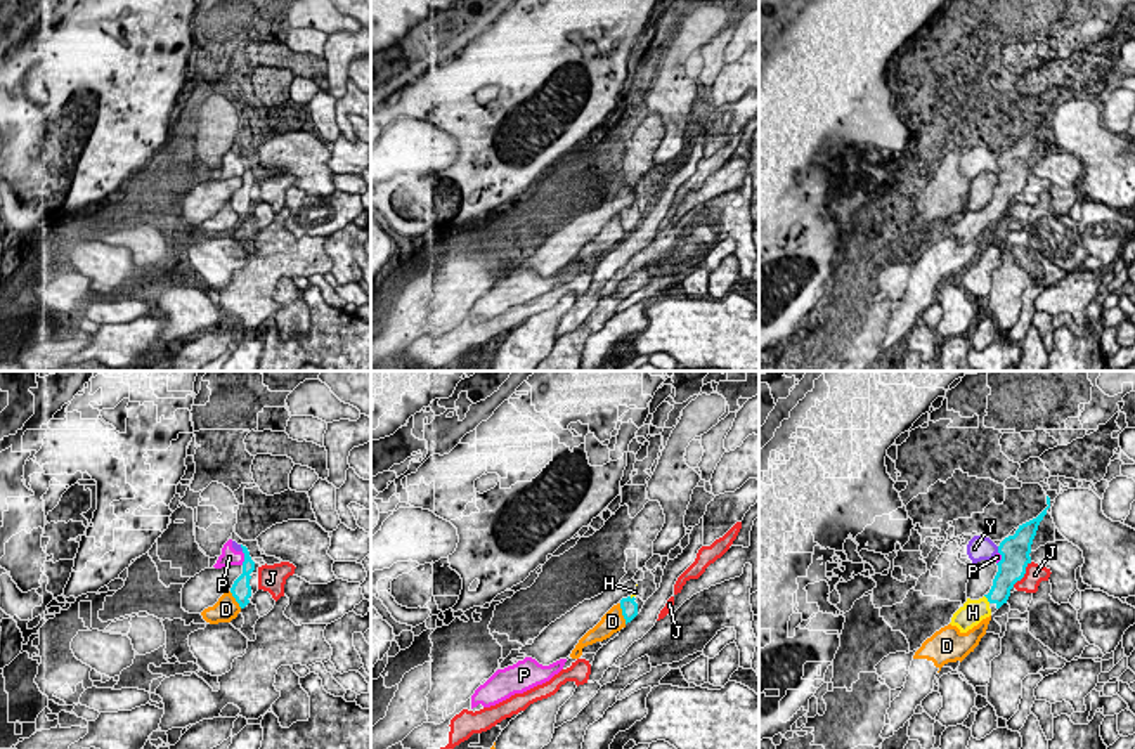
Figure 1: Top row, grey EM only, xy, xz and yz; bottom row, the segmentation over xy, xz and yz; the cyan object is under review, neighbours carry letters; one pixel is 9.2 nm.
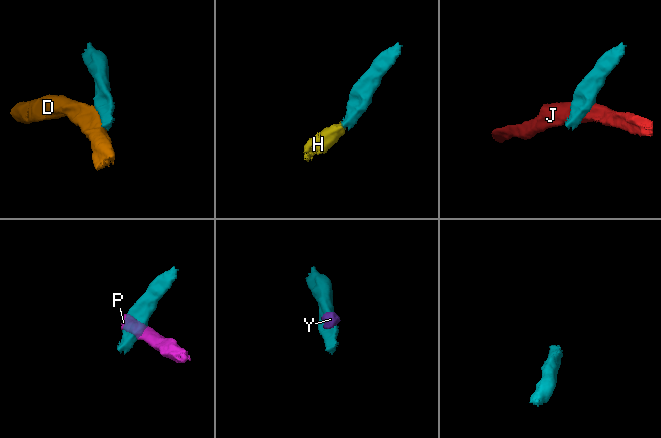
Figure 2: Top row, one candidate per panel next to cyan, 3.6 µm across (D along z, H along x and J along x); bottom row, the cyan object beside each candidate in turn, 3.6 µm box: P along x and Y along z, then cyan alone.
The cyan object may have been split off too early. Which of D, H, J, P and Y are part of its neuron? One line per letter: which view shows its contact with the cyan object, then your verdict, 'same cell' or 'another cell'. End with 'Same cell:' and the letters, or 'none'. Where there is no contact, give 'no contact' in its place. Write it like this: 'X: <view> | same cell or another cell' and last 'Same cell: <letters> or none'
D: xz | another cell
H: yz | same cell
J: yz | another cell
P: xy | another cell
Y: yz | another cell
Same cell: H

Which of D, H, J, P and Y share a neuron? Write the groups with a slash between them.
D / H / J / P Y

